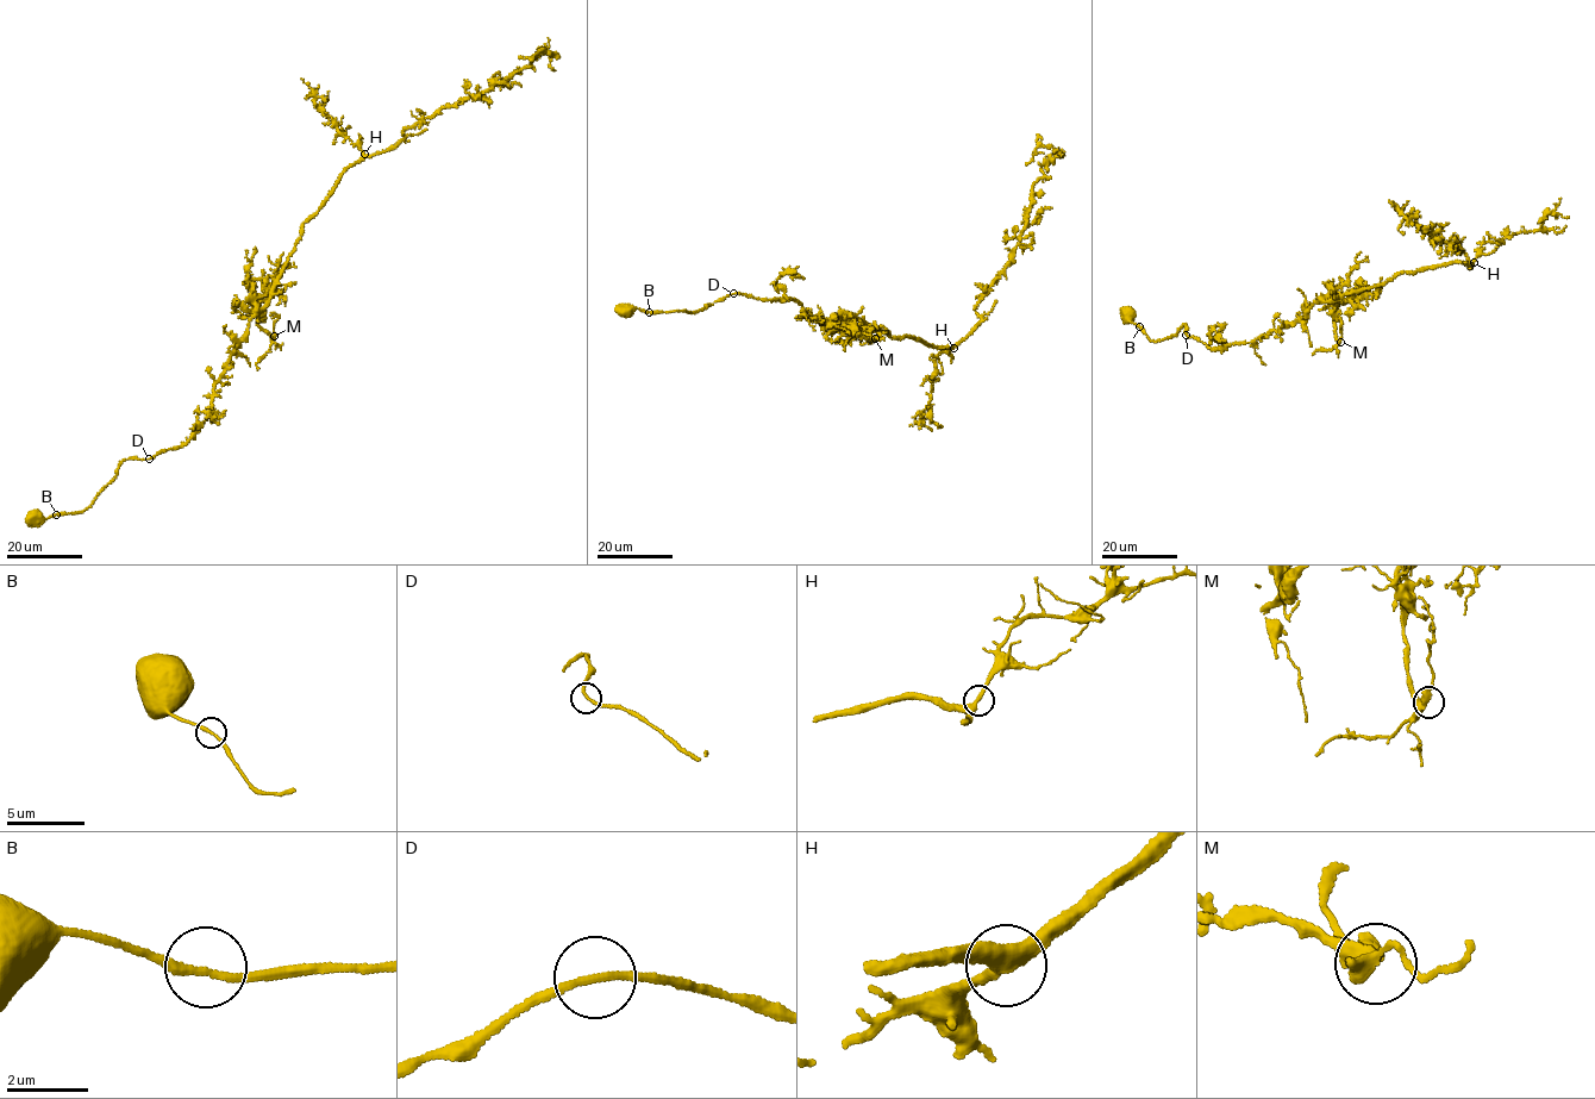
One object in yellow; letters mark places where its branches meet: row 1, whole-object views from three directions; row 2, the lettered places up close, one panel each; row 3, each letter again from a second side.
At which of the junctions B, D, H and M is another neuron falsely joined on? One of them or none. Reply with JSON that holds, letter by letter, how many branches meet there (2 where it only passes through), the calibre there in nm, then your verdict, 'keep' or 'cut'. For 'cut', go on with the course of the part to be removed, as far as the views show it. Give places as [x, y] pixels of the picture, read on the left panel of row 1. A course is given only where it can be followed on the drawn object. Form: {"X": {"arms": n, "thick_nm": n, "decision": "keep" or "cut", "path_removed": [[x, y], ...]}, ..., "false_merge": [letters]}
{"B": {"arms": 2, "thick_nm": 190, "decision": "keep"}, "D": {"arms": 2, "thick_nm": 170, "decision": "keep"}, "H": {"arms": 3, "thick_nm": 360, "decision": "keep"}, "M": {"arms": 3, "thick_nm": 360, "decision": "keep"}, "false_merge": []}

